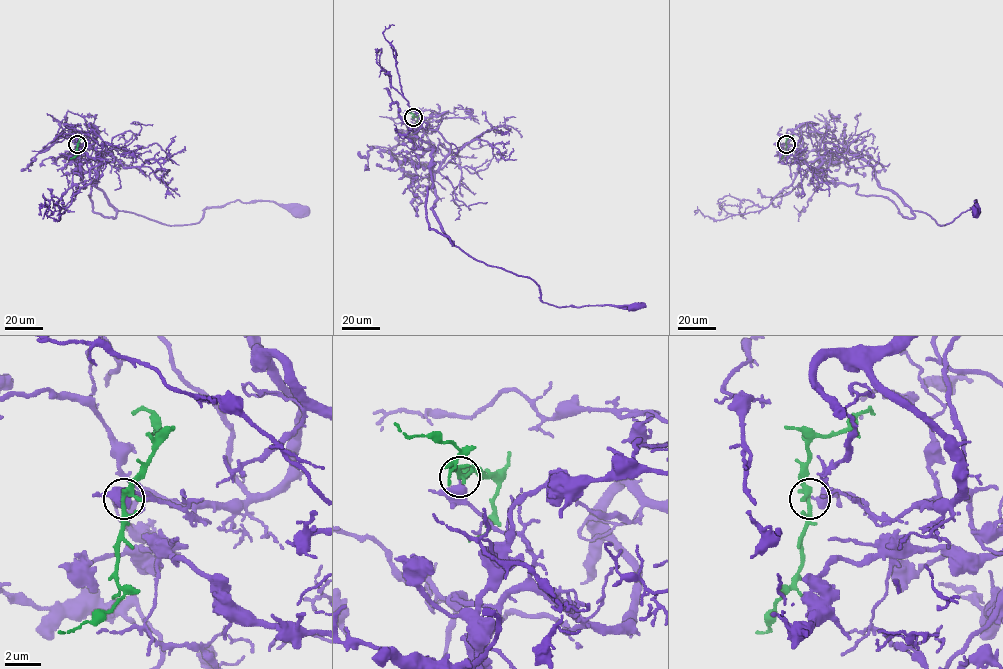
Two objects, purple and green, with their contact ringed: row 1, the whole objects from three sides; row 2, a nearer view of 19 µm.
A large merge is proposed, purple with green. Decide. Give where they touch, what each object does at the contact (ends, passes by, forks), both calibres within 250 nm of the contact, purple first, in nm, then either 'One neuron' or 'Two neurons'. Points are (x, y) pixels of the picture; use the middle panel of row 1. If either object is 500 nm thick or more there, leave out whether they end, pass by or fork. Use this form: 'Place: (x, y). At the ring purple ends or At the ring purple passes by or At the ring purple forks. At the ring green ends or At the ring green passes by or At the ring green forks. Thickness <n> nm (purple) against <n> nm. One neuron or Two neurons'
Place: (413, 117). Thickness 600 nm (purple) against 240 nm. One neuron

